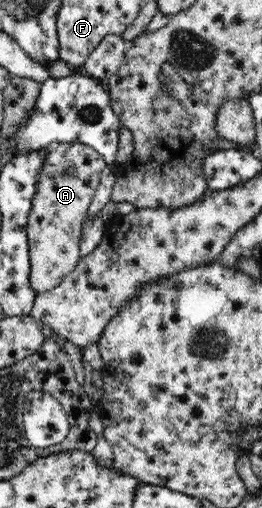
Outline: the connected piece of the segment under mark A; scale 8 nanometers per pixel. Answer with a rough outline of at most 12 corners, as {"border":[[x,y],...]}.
{"border":[[92,146],[45,154],[26,225],[30,288],[59,287],[101,171]]}

